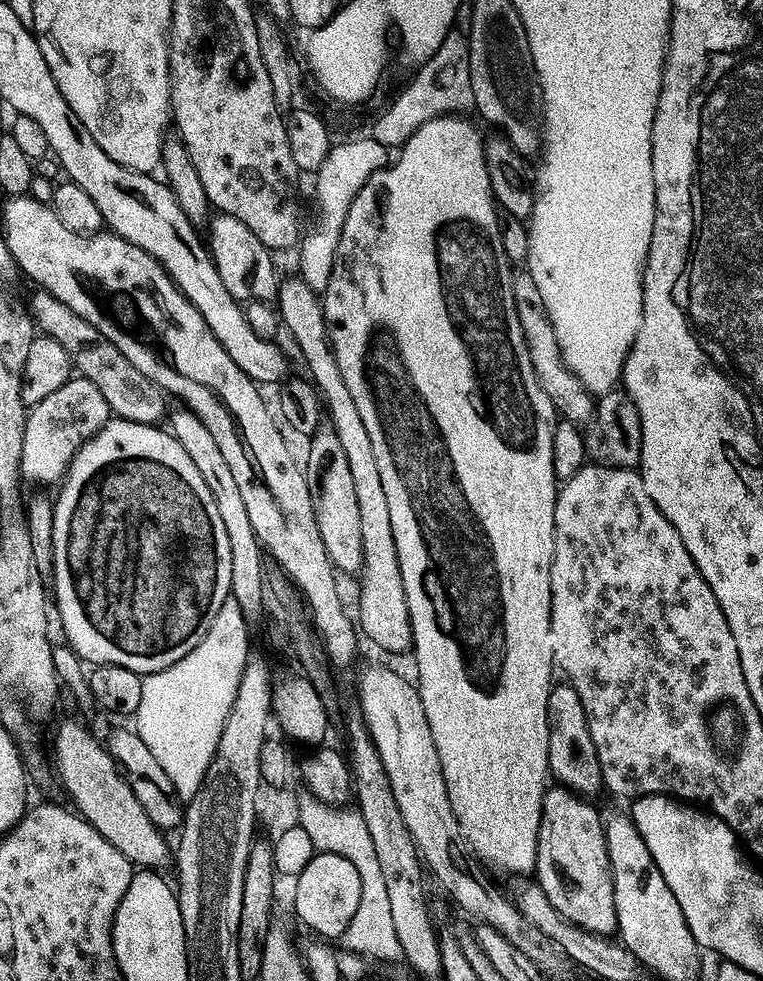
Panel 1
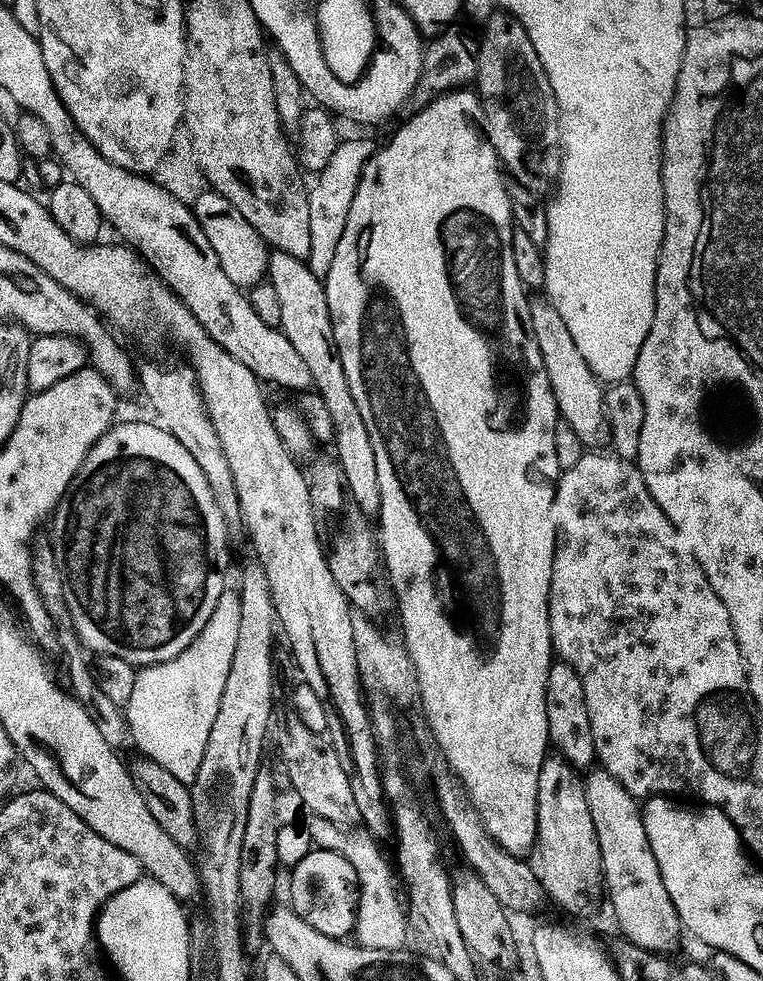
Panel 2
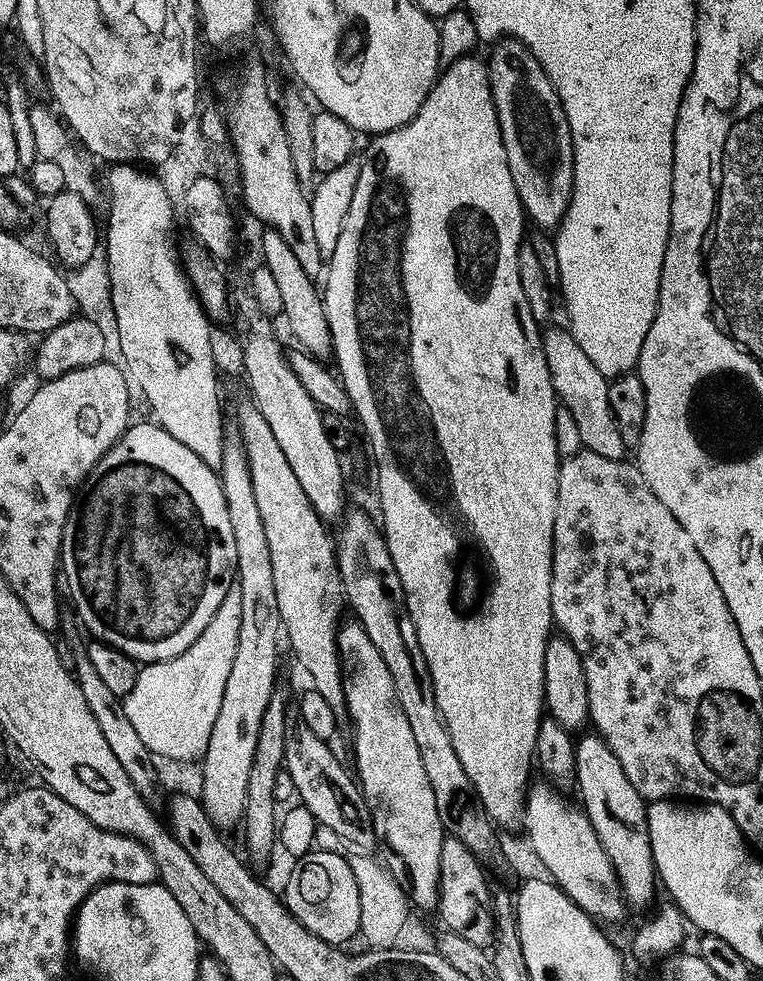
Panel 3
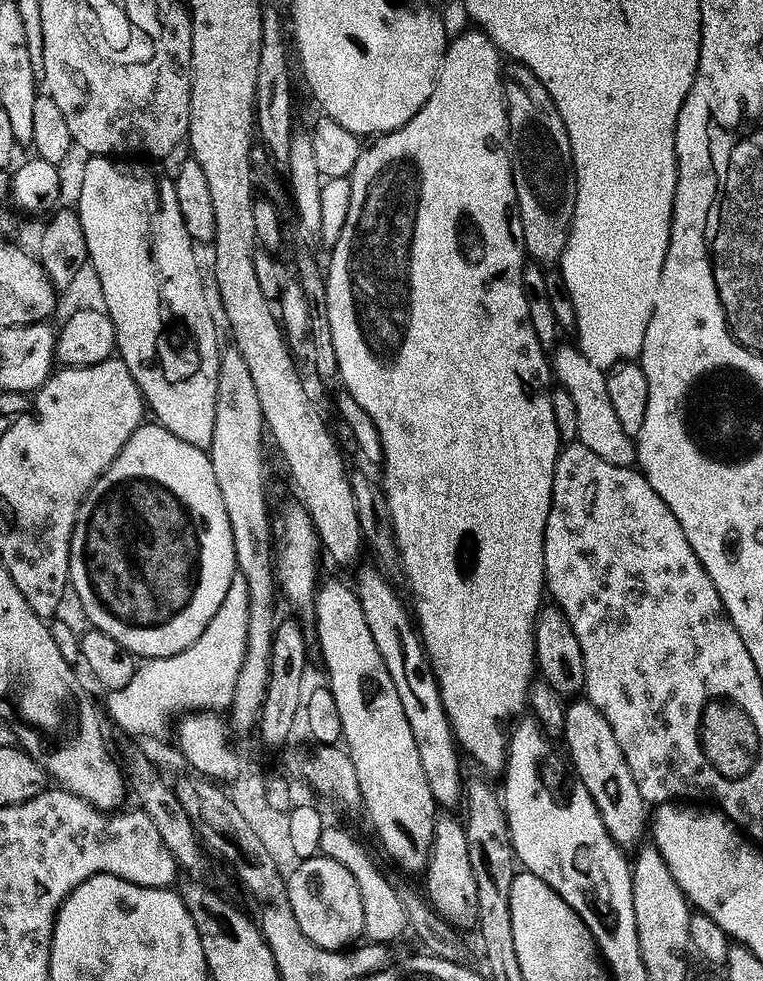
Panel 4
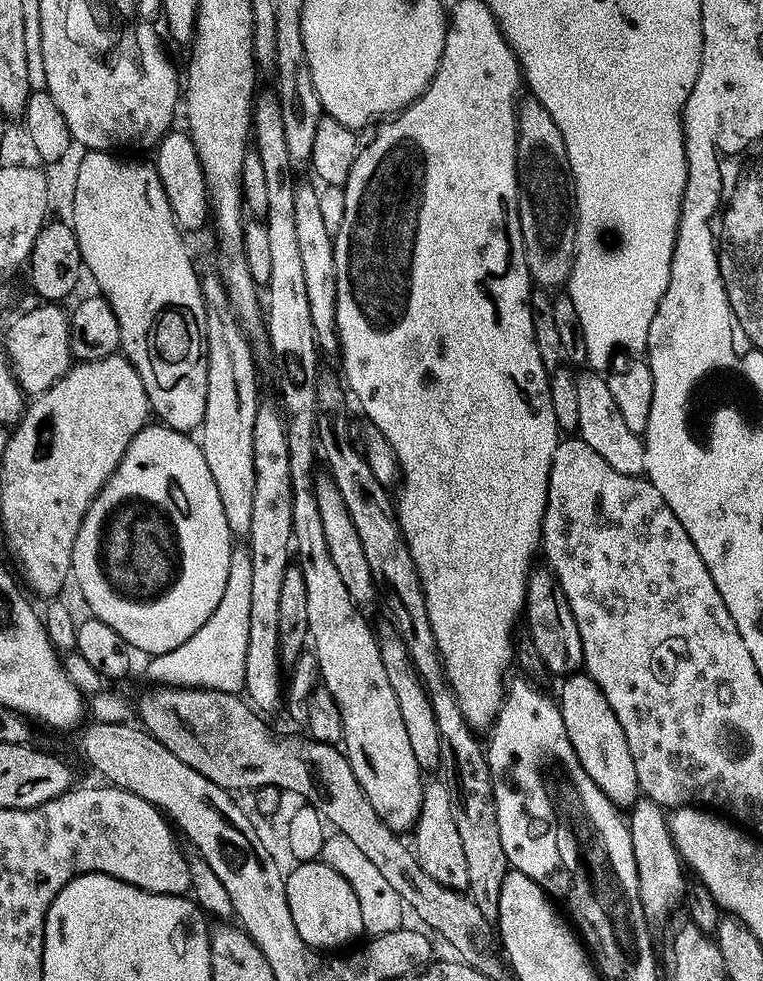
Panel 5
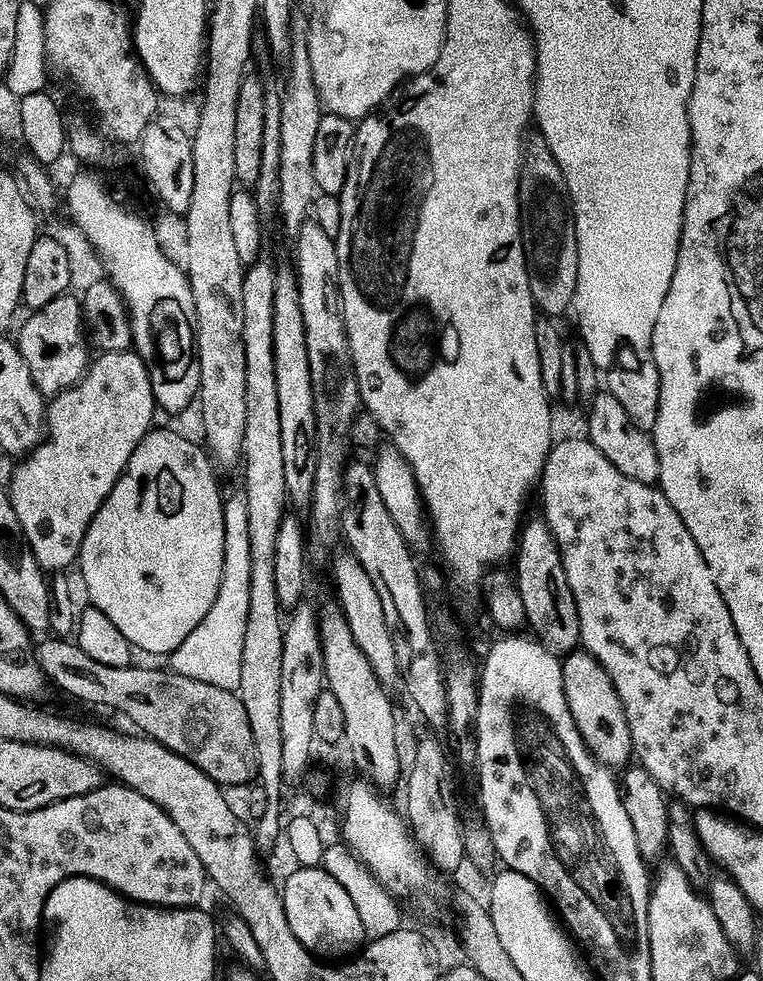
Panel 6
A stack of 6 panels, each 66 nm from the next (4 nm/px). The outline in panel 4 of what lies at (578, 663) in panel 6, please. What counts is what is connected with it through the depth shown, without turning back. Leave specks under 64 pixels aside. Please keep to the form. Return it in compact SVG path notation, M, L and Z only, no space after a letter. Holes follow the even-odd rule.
M587 698L573 699L564 709L562 740L568 743L567 759L574 769L575 779L581 780L590 798L594 798L594 806L598 806L598 814L602 814L610 838L625 850L635 849L645 839L650 808L642 794L638 794L634 774L630 774L630 766L626 766L622 746L618 746L610 722L602 718L600 711Z

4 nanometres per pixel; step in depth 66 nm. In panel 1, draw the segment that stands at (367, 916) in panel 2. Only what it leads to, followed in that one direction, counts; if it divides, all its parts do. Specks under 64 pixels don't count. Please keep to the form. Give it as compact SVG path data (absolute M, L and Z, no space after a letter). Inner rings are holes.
M330 806L330 844L323 849L351 862L362 881L362 898L358 898L358 910L354 910L354 918L350 918L350 926L346 926L342 944L355 956L363 956L372 962L385 960L392 964L401 959L402 946L398 943L397 932L394 931L390 897L386 895L386 882L382 879L382 870L378 866L378 854L374 854L374 841L370 839L370 830L366 830L366 822L360 817L359 811L347 812L346 809L348 808L344 806Z

